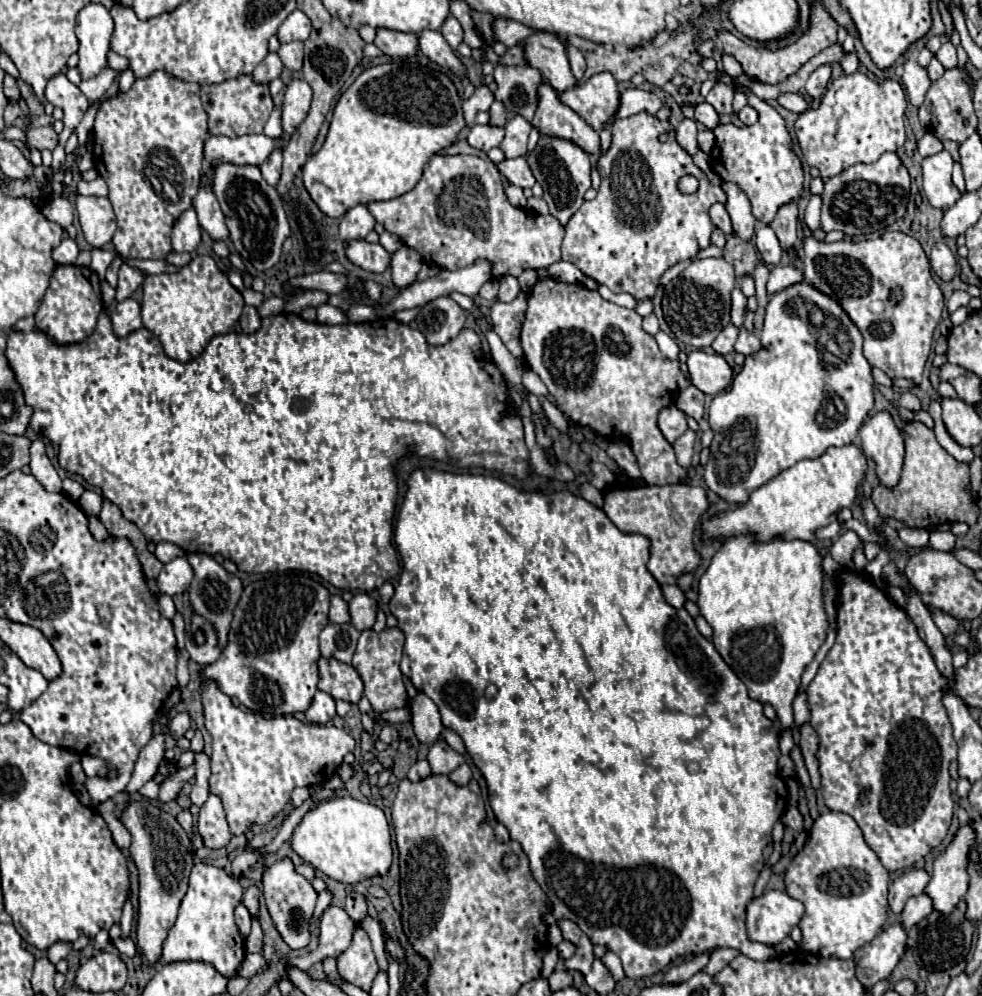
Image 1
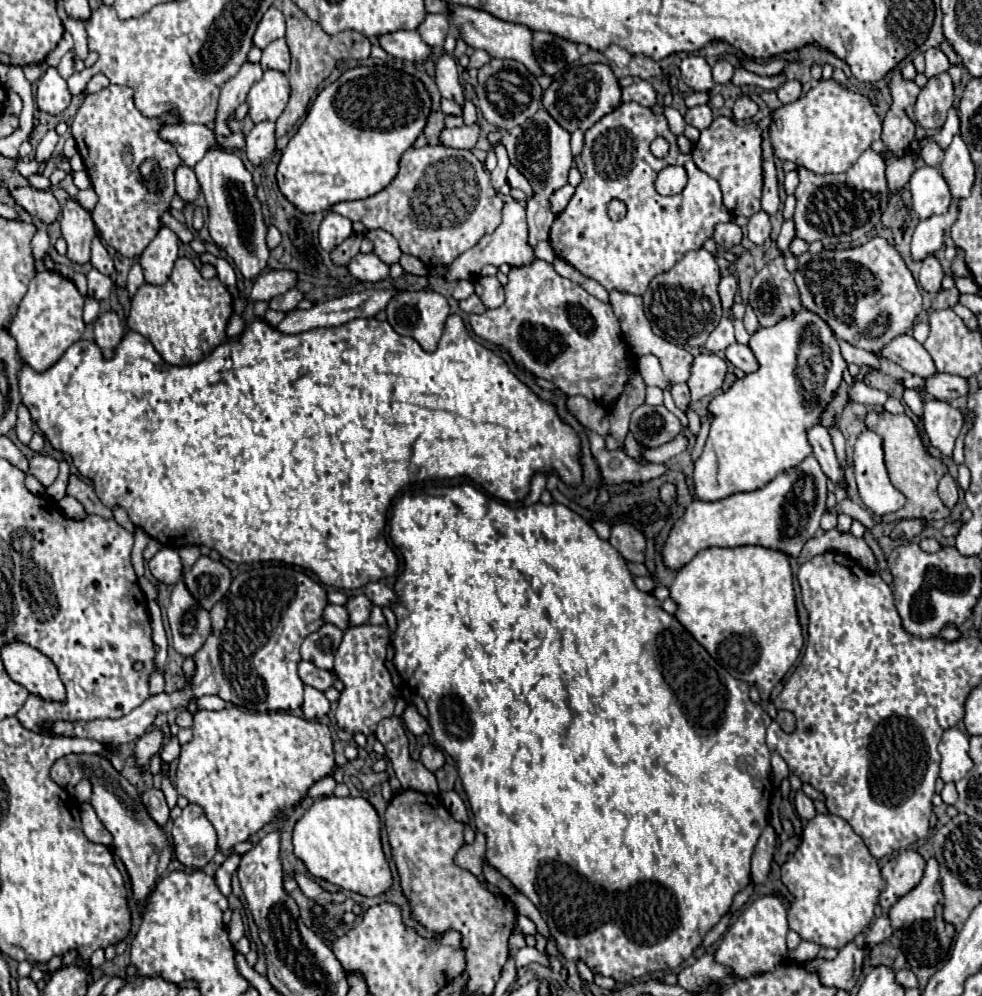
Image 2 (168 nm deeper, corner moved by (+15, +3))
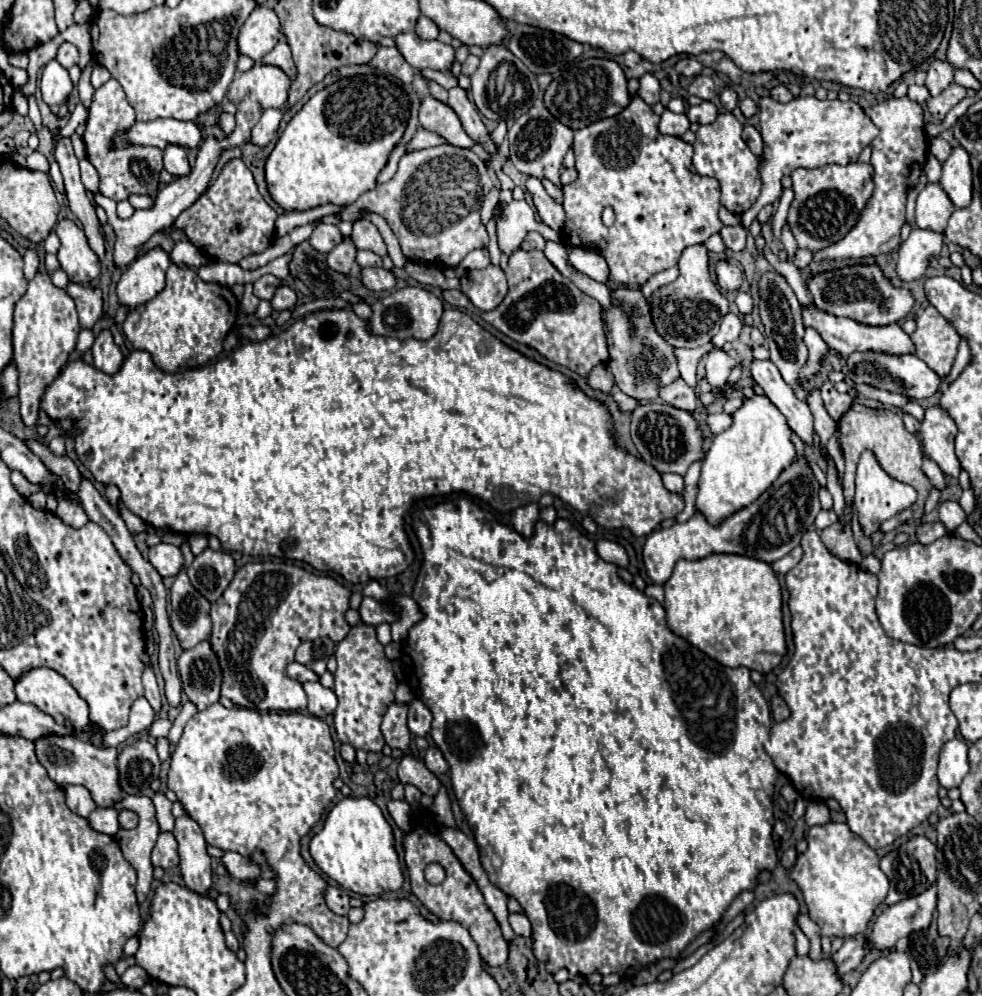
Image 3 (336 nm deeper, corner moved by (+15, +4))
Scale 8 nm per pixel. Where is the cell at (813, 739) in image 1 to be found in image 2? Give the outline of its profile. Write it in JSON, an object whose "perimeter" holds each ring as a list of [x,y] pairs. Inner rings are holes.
{"perimeter":[[[778,711],[776,723],[786,731],[786,733],[794,733],[796,729],[796,717],[790,711]]]}

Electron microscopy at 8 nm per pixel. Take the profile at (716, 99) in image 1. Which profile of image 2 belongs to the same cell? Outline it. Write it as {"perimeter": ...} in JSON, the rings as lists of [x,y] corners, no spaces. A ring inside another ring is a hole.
{"perimeter":[[[702,55],[684,57],[680,63],[680,71],[682,71],[682,81],[696,93],[710,93],[716,87],[712,69]]]}

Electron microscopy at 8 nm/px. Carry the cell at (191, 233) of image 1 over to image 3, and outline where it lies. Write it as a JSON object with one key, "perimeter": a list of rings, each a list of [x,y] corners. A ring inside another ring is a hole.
{"perimeter":[[[152,248],[146,254],[140,254],[122,274],[116,296],[120,306],[134,310],[140,304],[152,300],[162,288],[170,258],[162,248]]]}

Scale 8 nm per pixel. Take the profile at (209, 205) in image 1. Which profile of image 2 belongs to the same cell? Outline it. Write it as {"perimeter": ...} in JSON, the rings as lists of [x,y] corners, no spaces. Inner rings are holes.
{"perimeter":[[[182,165],[180,171],[176,171],[176,193],[180,195],[180,199],[186,205],[196,203],[196,199],[200,195],[200,185],[198,185],[198,179],[190,167]]]}

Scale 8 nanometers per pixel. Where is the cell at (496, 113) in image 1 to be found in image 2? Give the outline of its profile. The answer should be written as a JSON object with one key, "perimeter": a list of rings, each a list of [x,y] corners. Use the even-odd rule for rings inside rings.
{"perimeter":[[[464,125],[458,129],[444,129],[440,139],[446,147],[458,147],[458,149],[472,149],[476,145],[476,139],[480,135],[480,125]]]}

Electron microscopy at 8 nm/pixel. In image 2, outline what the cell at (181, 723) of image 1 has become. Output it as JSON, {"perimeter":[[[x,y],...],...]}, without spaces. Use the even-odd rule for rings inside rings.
{"perimeter":[[[158,727],[148,731],[146,735],[142,735],[138,739],[138,743],[136,743],[136,749],[134,749],[136,763],[138,765],[148,765],[150,757],[162,749],[162,741],[164,741],[164,735],[162,735],[162,731]]]}

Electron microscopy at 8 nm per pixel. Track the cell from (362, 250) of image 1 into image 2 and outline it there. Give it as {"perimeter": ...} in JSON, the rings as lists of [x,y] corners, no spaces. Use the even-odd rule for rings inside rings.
{"perimeter":[[[358,253],[348,263],[348,271],[360,281],[380,281],[388,277],[388,265],[384,265],[374,253]]]}

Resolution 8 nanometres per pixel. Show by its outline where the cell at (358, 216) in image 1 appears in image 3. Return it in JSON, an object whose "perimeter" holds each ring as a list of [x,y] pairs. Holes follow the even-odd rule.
{"perimeter":[[[318,224],[308,242],[314,250],[318,250],[322,254],[328,254],[334,246],[338,246],[342,242],[342,234],[332,224]]]}

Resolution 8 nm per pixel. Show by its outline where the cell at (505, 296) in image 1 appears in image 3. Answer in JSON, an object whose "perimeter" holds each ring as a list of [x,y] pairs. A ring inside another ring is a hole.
{"perimeter":[[[490,264],[484,270],[468,270],[460,278],[460,290],[482,312],[494,310],[506,296],[506,276],[500,266]]]}

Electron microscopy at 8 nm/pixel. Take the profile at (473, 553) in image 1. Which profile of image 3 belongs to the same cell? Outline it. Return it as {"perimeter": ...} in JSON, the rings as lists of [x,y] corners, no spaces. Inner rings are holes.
{"perimeter":[[[458,498],[458,500],[450,500],[444,504],[438,504],[434,508],[426,508],[422,520],[414,522],[414,530],[416,536],[420,540],[420,546],[424,550],[424,564],[420,568],[420,574],[416,578],[414,584],[414,594],[412,598],[418,602],[420,610],[424,612],[424,620],[414,624],[412,630],[408,632],[408,642],[406,642],[406,652],[412,656],[414,668],[416,668],[416,682],[412,684],[412,690],[416,690],[416,698],[420,698],[434,714],[432,720],[432,738],[438,744],[438,748],[442,750],[444,758],[450,764],[450,780],[452,780],[452,788],[454,794],[458,798],[458,804],[466,816],[468,826],[474,832],[474,840],[480,852],[480,862],[488,874],[488,880],[500,888],[506,896],[512,896],[518,900],[518,904],[522,906],[522,912],[530,918],[532,922],[532,952],[534,956],[546,964],[546,970],[550,974],[558,972],[560,968],[568,968],[570,974],[572,970],[576,974],[582,976],[590,976],[592,972],[600,972],[602,976],[606,974],[618,974],[620,978],[634,978],[644,966],[662,960],[662,958],[676,958],[698,934],[710,930],[716,926],[716,922],[720,920],[720,916],[726,912],[726,908],[730,906],[730,902],[744,890],[754,890],[758,886],[758,874],[762,870],[772,872],[774,866],[778,864],[778,856],[776,856],[776,846],[772,840],[772,828],[774,828],[774,816],[772,816],[772,794],[774,794],[774,782],[778,776],[778,770],[772,762],[772,758],[768,758],[766,750],[764,750],[764,740],[770,734],[772,728],[772,720],[770,720],[770,706],[764,700],[764,696],[760,694],[758,686],[750,680],[750,670],[748,668],[726,668],[722,664],[718,664],[716,660],[708,658],[706,654],[702,654],[698,648],[694,648],[692,644],[688,644],[686,640],[682,640],[680,636],[672,634],[670,628],[666,626],[666,612],[660,606],[660,602],[656,602],[654,598],[646,596],[644,592],[636,590],[632,584],[626,584],[620,580],[620,576],[616,574],[616,566],[610,562],[604,562],[594,548],[594,542],[588,540],[584,534],[580,534],[568,520],[556,520],[556,524],[548,526],[542,520],[536,524],[536,532],[532,538],[522,538],[512,526],[502,526],[494,514],[480,508],[474,500],[470,498]]]}

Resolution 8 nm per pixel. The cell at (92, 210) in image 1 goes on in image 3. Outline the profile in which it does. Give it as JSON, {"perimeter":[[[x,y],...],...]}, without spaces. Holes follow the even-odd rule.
{"perimeter":[[[60,220],[54,228],[60,238],[58,262],[74,284],[88,284],[100,276],[100,260],[88,246],[84,230],[72,220]]]}

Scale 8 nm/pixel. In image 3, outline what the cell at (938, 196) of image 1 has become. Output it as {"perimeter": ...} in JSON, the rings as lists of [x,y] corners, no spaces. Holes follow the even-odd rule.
{"perimeter":[[[926,184],[916,198],[916,226],[922,230],[944,232],[954,204],[940,184]]]}

